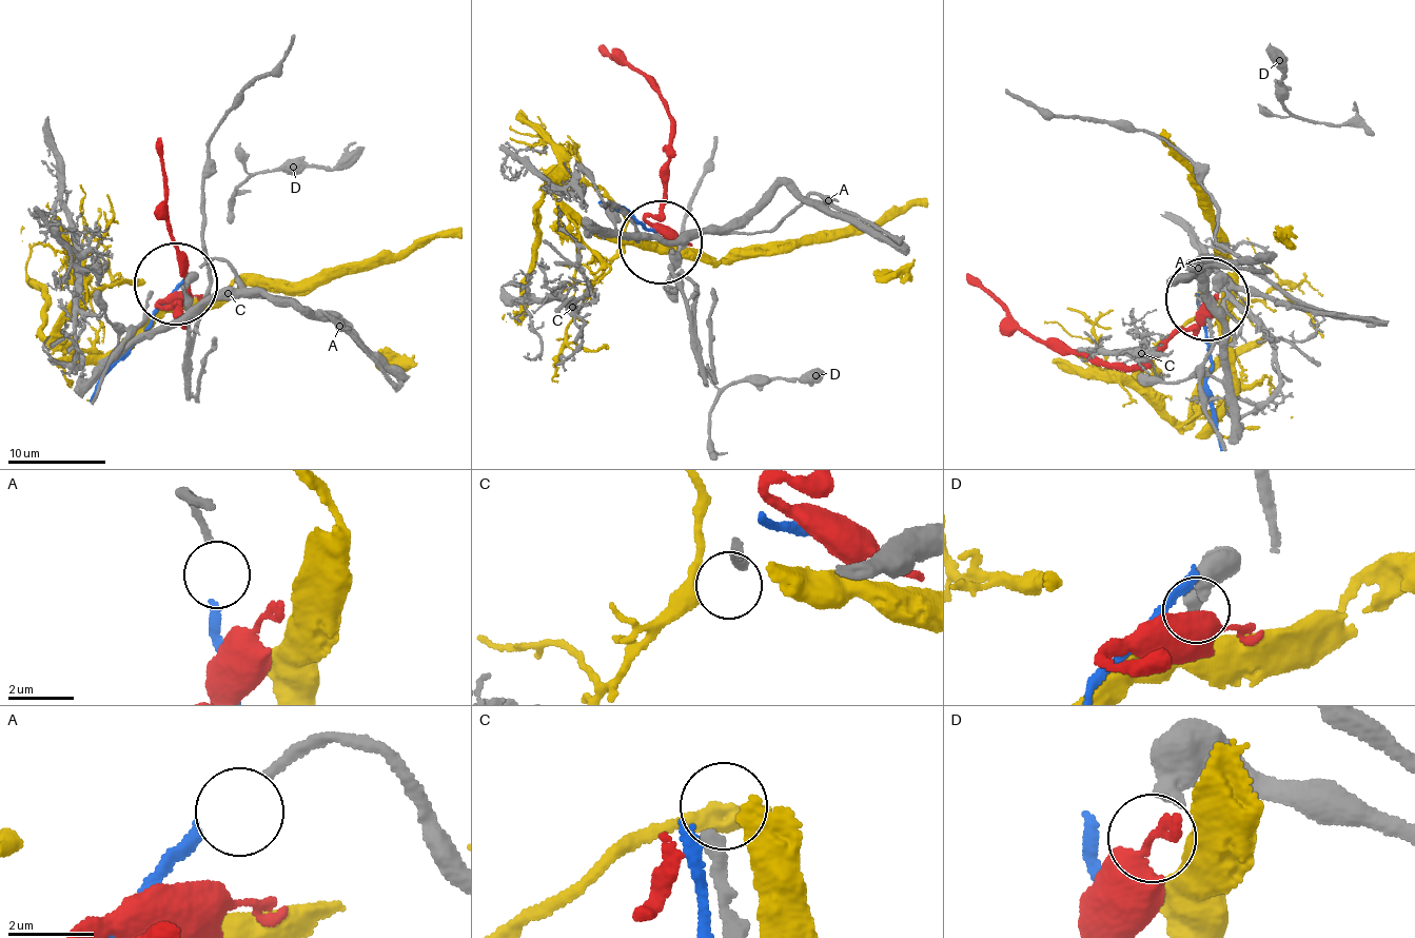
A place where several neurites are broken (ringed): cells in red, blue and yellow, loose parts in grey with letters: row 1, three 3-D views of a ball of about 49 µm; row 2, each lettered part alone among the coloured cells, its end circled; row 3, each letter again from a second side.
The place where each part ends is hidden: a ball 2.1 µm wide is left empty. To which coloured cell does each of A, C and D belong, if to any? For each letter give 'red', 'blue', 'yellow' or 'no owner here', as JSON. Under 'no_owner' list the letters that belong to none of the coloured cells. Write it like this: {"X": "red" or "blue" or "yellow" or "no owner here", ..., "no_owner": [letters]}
{"A": "blue", "C": "no owner here", "D": "red", "no_owner": ["C"]}

